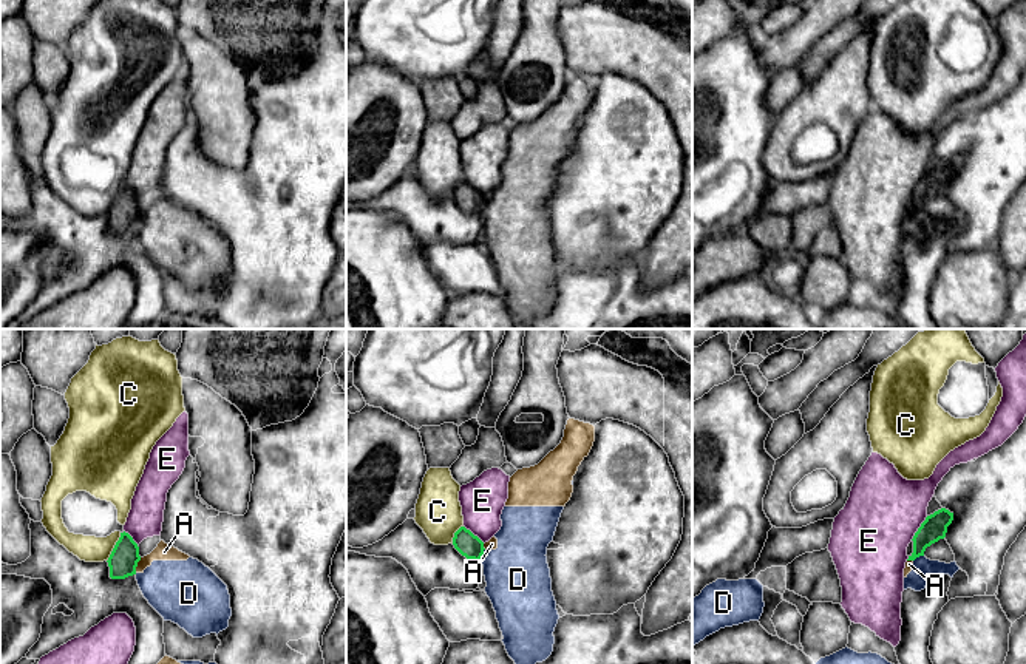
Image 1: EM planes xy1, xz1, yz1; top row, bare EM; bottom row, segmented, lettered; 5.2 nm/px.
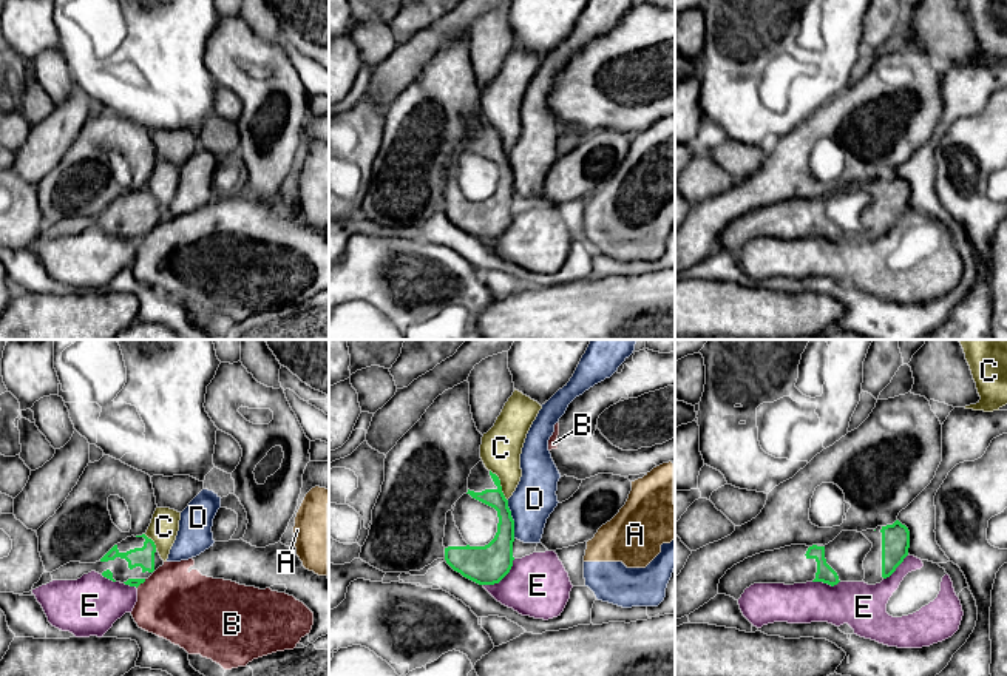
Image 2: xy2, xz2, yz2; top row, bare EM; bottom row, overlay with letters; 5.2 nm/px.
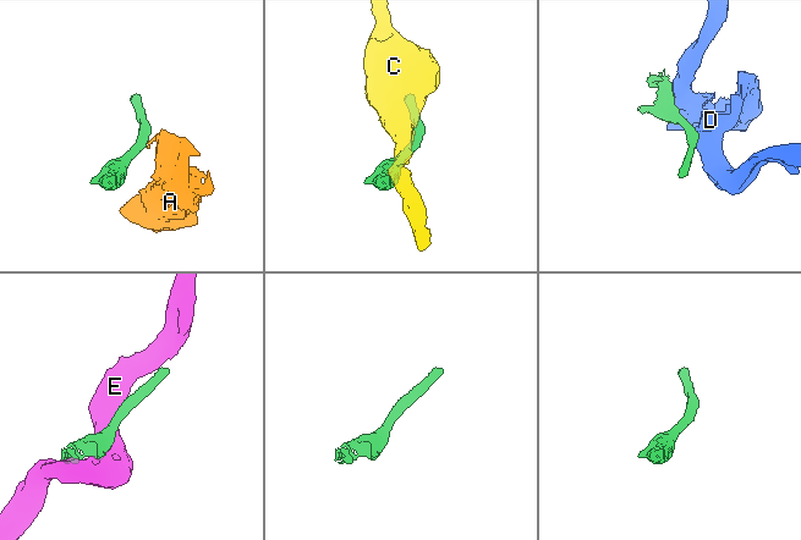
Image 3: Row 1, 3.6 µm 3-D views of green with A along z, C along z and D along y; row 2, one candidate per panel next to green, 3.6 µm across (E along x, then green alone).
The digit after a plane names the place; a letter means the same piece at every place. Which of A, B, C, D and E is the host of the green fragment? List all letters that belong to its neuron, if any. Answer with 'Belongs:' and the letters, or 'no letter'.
Belongs: no letter

